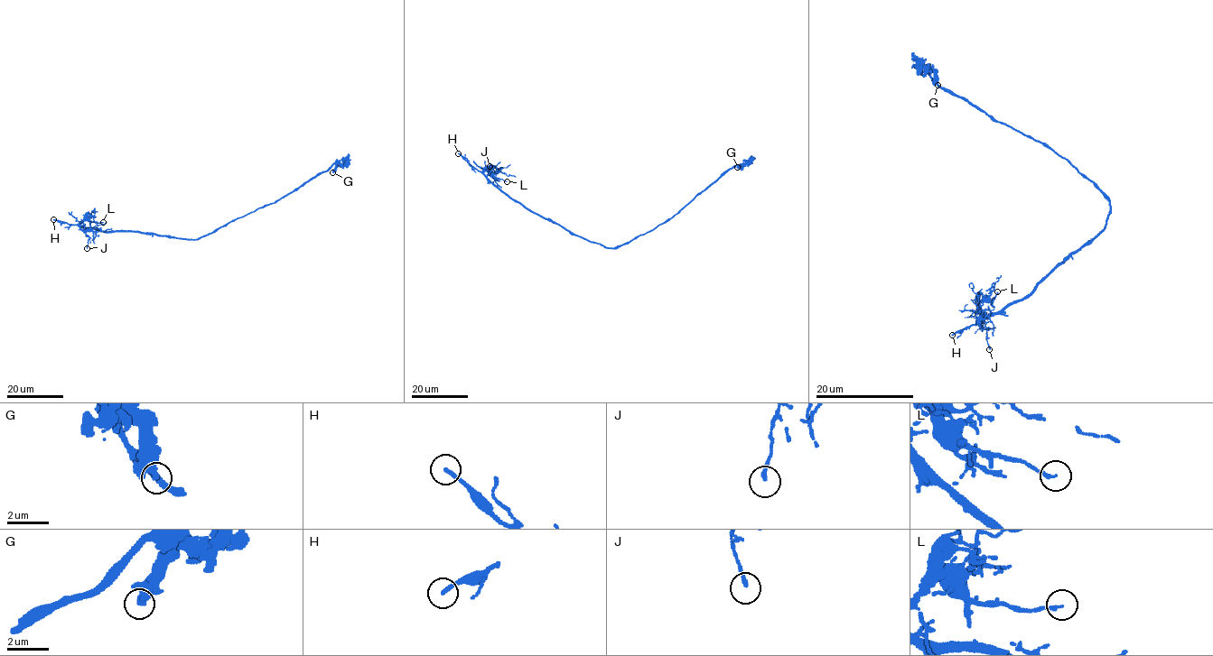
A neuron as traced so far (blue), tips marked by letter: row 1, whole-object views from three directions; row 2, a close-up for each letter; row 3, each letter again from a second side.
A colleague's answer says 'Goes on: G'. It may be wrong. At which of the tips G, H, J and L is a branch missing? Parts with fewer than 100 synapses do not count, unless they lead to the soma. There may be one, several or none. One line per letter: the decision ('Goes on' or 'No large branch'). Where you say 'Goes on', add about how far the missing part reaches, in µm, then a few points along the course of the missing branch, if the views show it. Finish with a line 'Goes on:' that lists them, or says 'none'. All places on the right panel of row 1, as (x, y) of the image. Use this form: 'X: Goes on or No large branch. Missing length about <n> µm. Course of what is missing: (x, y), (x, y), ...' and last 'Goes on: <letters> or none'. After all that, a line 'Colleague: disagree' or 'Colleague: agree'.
G: No large branch
H: Goes on. Missing length about 35 µm
J: No large branch
L: No large branch
Goes on: H
Colleague: disagree

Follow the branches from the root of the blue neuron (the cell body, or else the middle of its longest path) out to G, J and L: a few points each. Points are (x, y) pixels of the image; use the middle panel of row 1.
G: (608, 247), (627, 244), (667, 222), (729, 169), (738, 165), (741, 167), (737, 167)
J: (608, 247), (572, 235), (509, 198), (483, 172), (488, 166), (492, 169), (489, 166)
L: (608, 247), (572, 235), (557, 224), (527, 209), (487, 178), (487, 170), (507, 181)

